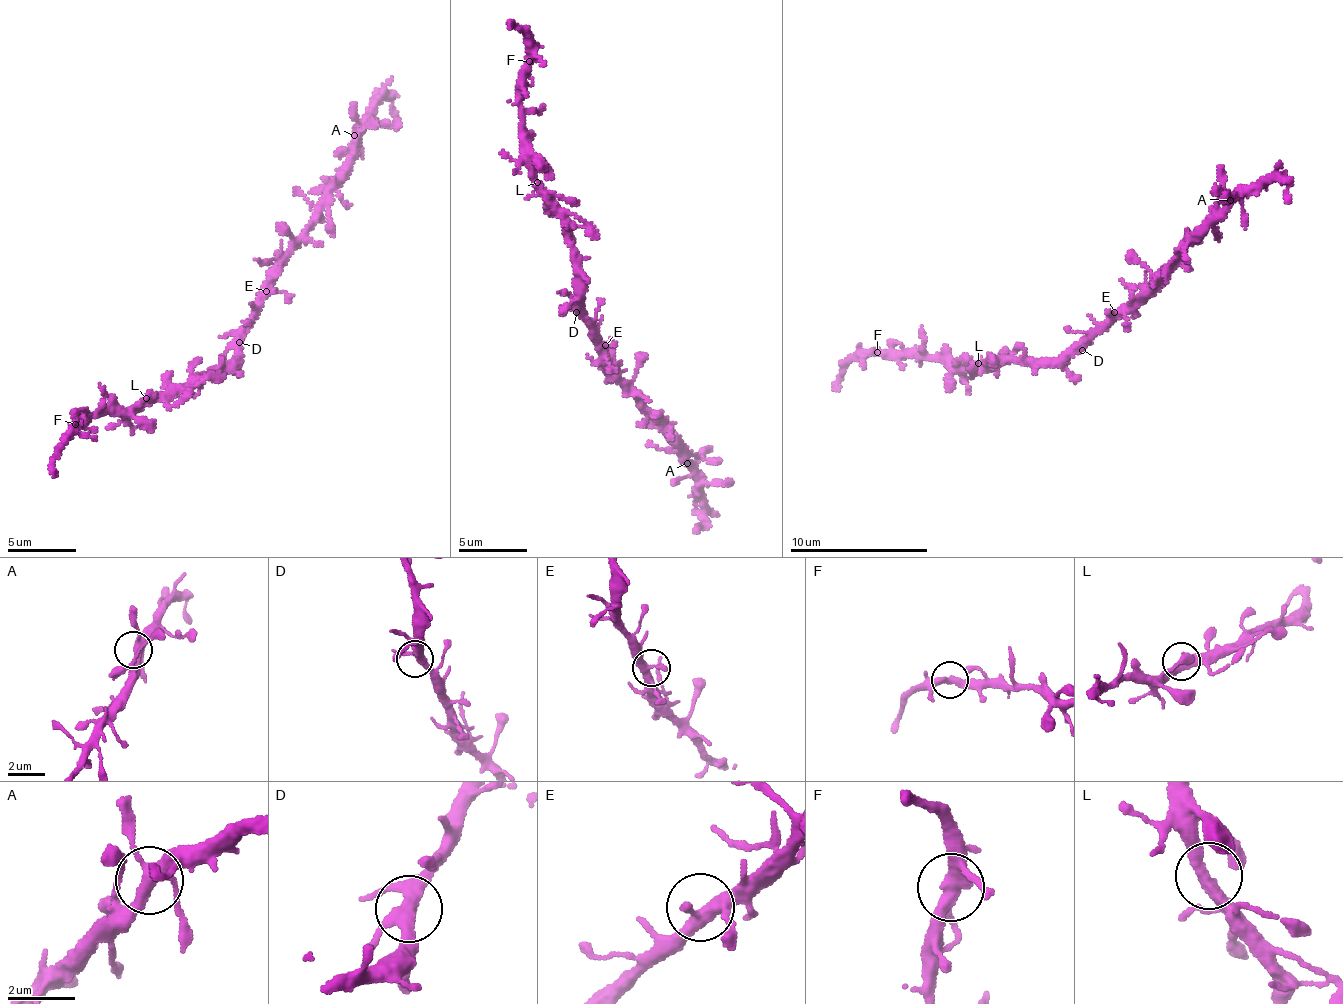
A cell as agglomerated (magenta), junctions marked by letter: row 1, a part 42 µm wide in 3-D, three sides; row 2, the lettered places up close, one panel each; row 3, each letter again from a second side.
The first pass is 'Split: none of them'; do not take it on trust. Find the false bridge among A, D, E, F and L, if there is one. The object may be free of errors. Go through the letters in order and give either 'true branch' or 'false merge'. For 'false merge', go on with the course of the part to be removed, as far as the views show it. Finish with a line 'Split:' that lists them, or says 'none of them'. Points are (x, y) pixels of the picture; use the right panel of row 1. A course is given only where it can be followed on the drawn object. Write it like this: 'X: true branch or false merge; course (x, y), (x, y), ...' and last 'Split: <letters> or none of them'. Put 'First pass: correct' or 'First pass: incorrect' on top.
First pass: correct
A: true branch
D: true branch
E: true branch
F: true branch
L: true branch
Split: none of them

